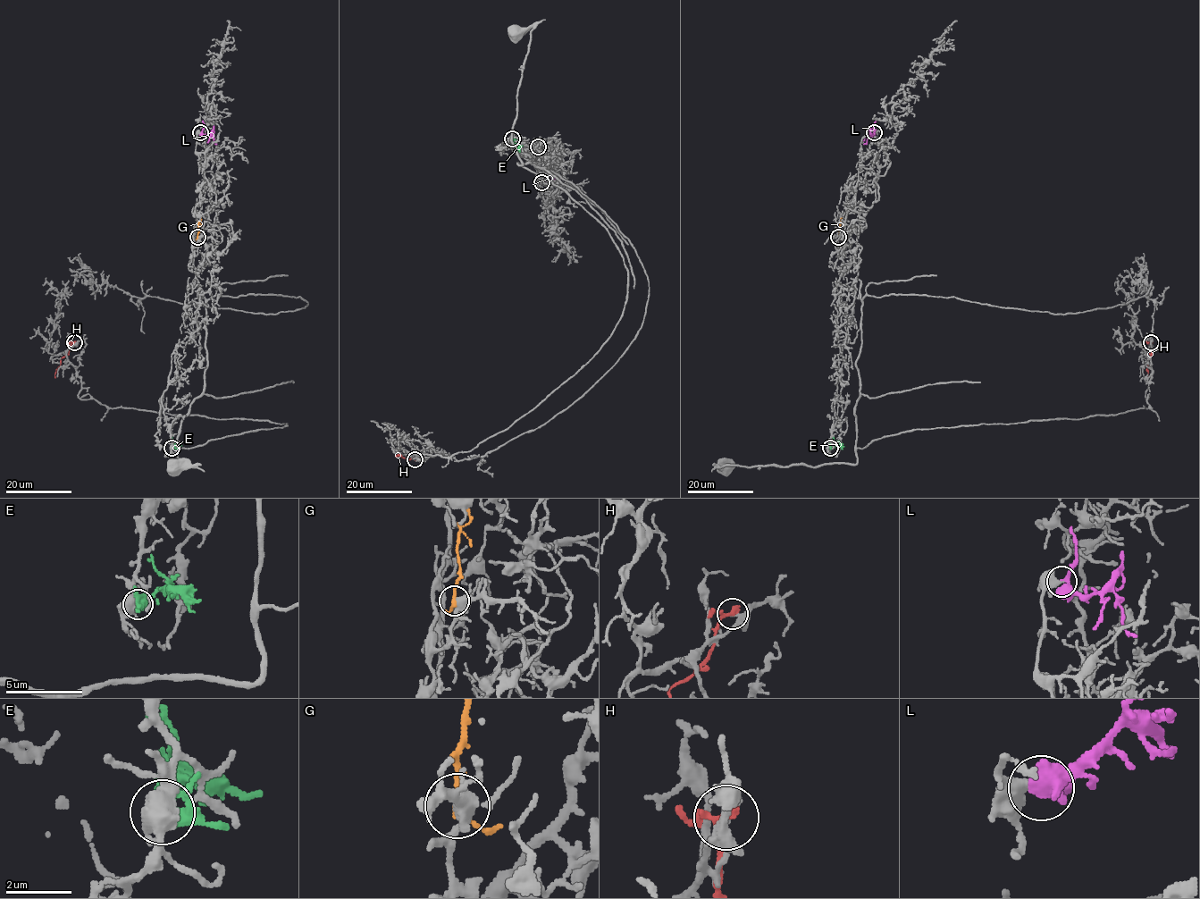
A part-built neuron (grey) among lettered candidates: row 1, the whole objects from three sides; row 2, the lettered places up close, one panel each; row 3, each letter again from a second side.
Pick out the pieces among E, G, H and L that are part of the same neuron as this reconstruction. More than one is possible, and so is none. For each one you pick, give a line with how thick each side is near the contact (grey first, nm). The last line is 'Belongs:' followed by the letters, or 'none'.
L: Thickness 440 nm (grey) against 220 nm
Belongs: L

